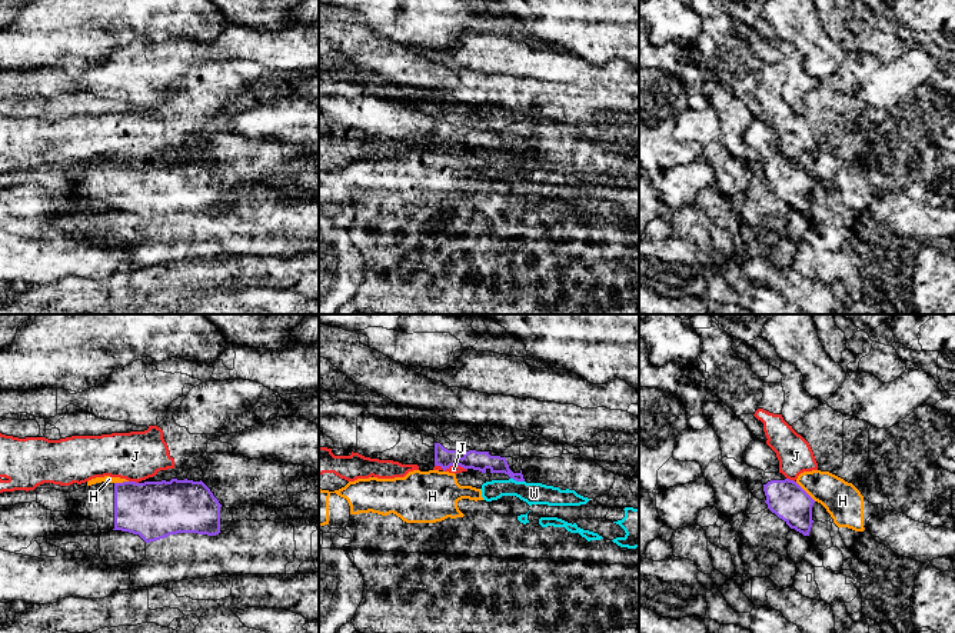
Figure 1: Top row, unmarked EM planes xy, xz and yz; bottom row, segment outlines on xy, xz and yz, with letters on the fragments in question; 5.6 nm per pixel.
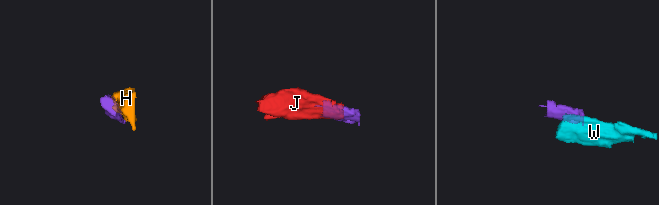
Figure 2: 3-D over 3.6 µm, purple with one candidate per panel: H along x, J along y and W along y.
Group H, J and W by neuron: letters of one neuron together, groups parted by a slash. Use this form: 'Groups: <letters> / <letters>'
Groups: H W / J

